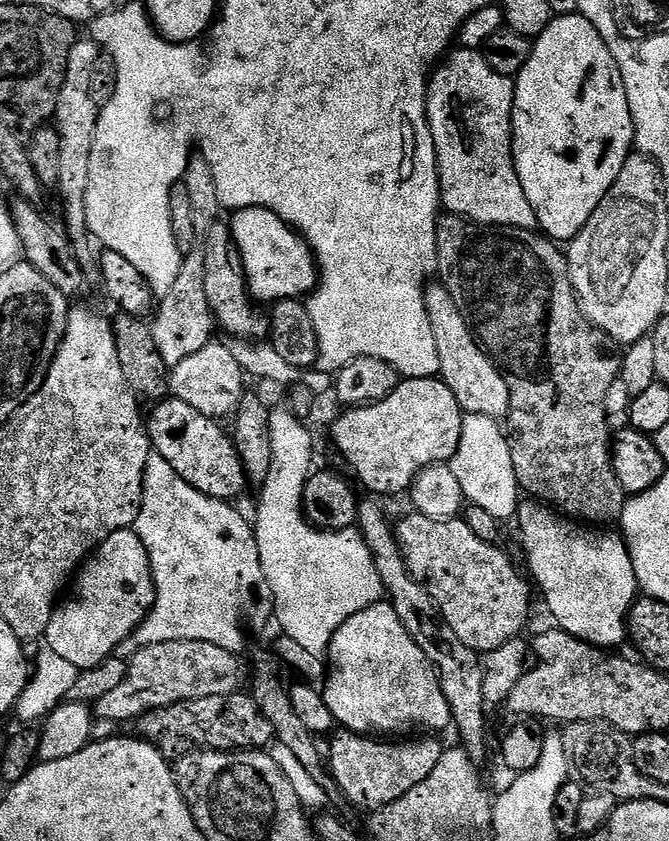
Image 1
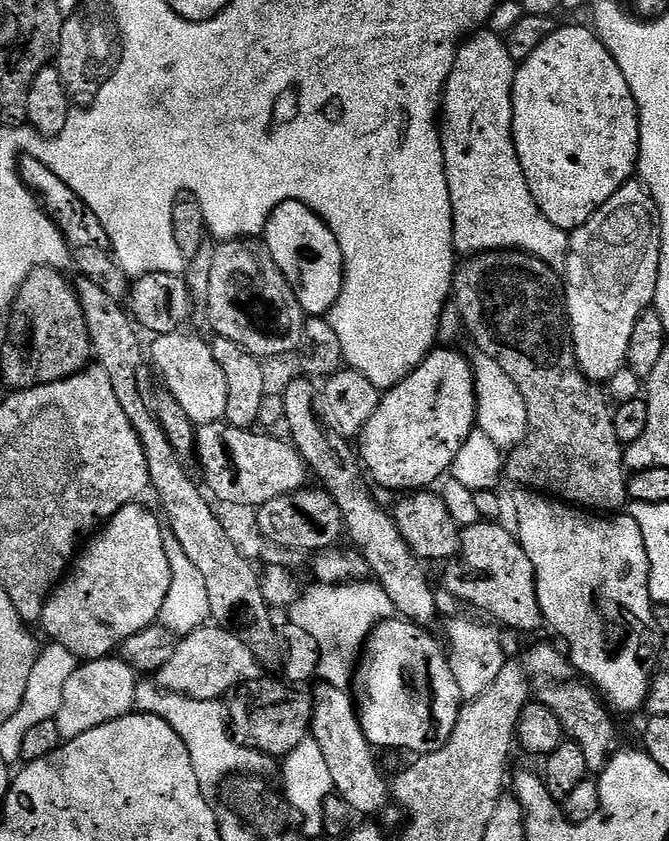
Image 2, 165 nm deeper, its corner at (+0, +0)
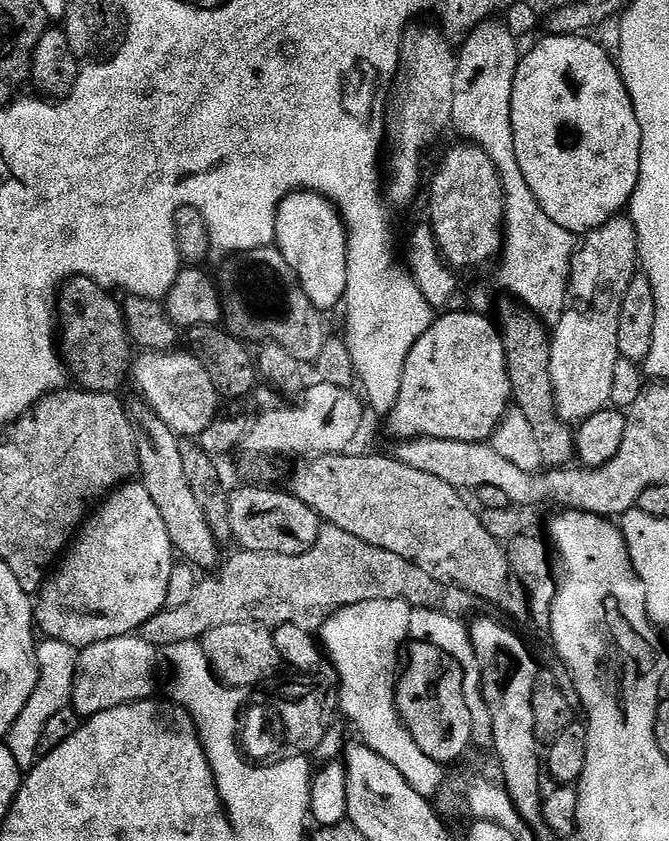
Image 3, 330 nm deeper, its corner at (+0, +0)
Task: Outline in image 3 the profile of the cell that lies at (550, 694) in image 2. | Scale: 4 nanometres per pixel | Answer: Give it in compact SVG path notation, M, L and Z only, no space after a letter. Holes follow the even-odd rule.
M324 524L318 534L318 542L306 550L306 554L297 556L279 556L278 554L258 554L236 550L236 553L219 565L215 574L197 583L194 594L182 606L165 607L164 611L154 614L138 630L146 642L156 645L157 649L167 649L169 644L188 644L196 642L199 636L215 634L220 628L241 624L257 624L271 629L280 624L302 626L309 630L318 630L338 610L346 606L354 606L358 602L371 600L404 600L414 610L425 608L435 612L446 612L450 616L467 617L467 612L474 605L474 598L466 594L466 590L458 590L458 586L446 586L430 574L418 570L414 562L406 562L406 558L398 558L398 554L390 554L386 550L378 550L378 546L370 546L370 542L362 542L362 538L354 538L354 534L346 534L346 530L338 530L338 526Z

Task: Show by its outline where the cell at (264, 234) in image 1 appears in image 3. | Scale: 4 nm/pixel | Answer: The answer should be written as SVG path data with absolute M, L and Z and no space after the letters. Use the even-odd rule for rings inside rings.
M307 190L283 197L276 208L274 244L315 308L327 310L343 301L348 281L348 232L332 201Z

